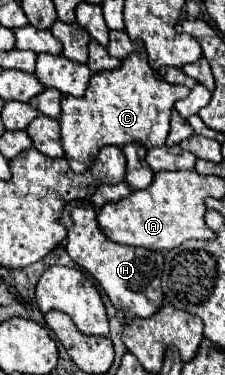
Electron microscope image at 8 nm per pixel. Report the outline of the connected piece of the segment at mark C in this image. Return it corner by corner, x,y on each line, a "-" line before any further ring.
132,52
116,70
96,72
82,98
64,96
60,116
60,138
66,160
74,172
84,172
98,156
100,148
128,142
142,144
144,148
164,146
174,104
188,96
190,89
160,80
156,70
150,68
146,52

